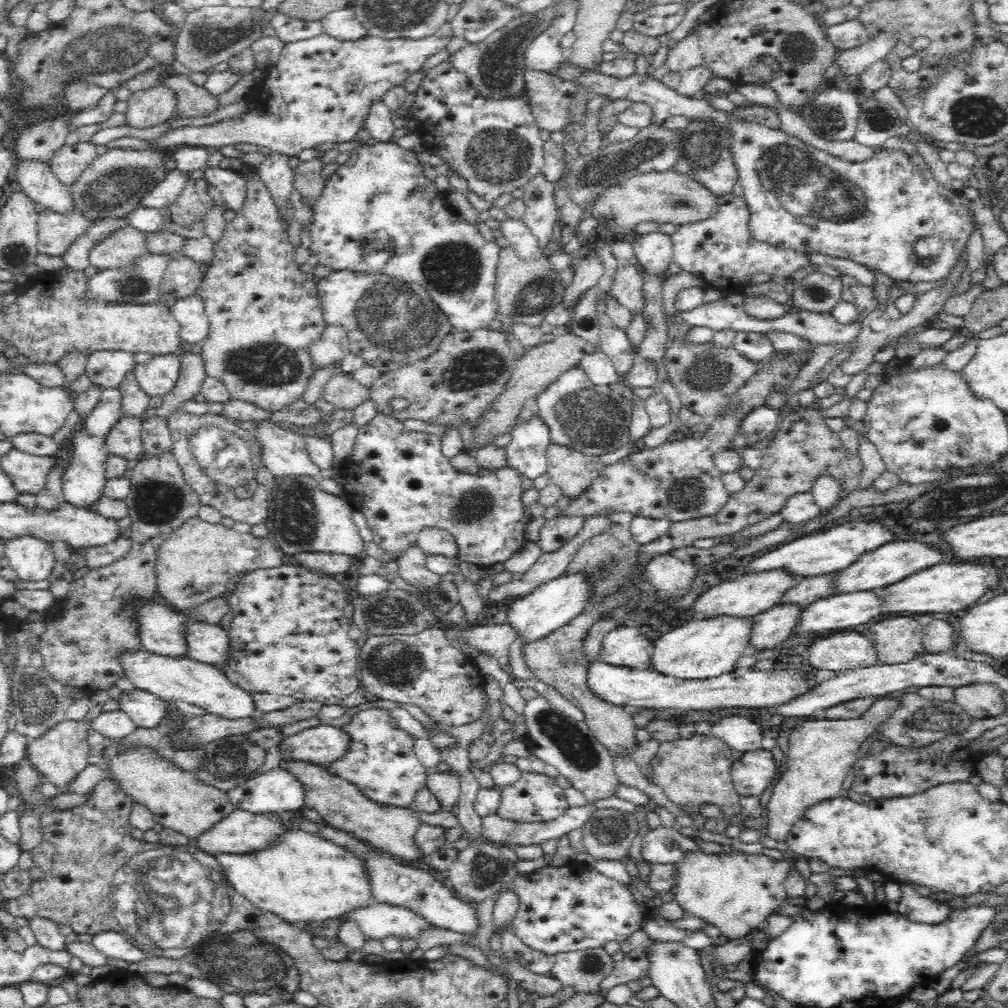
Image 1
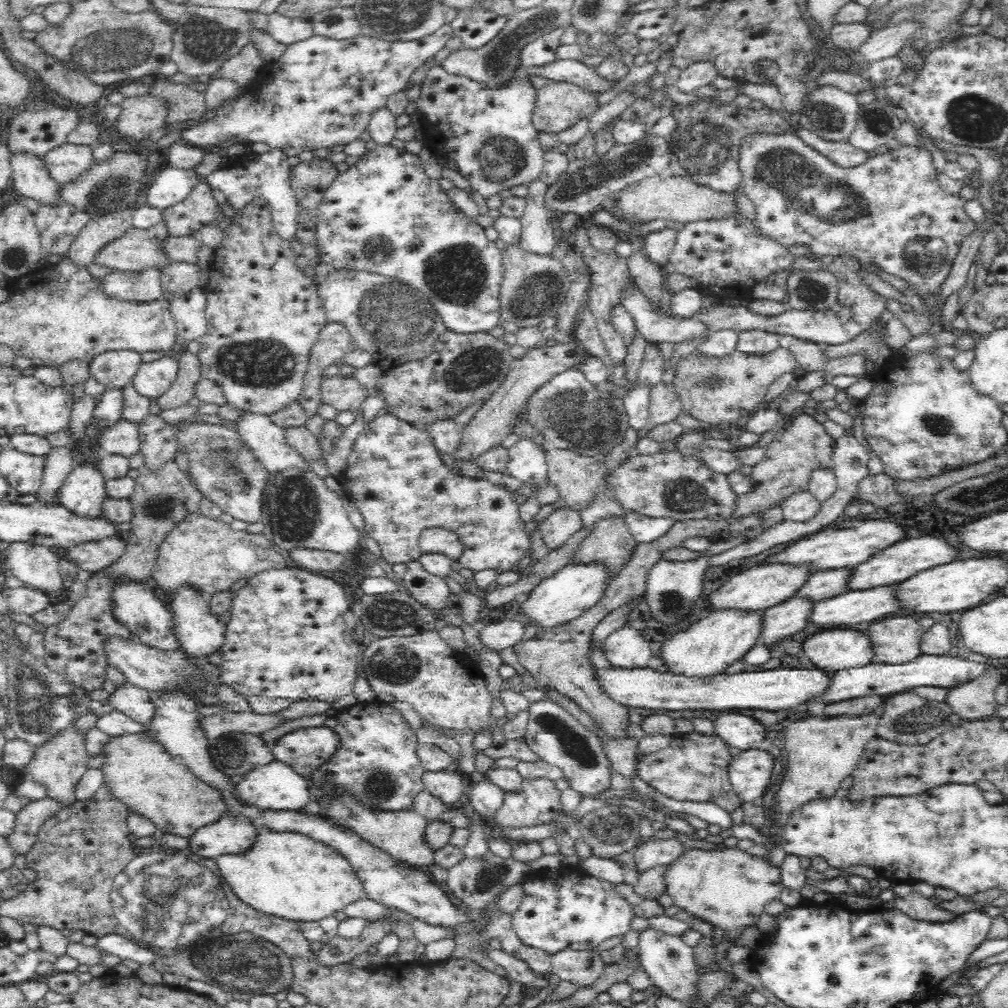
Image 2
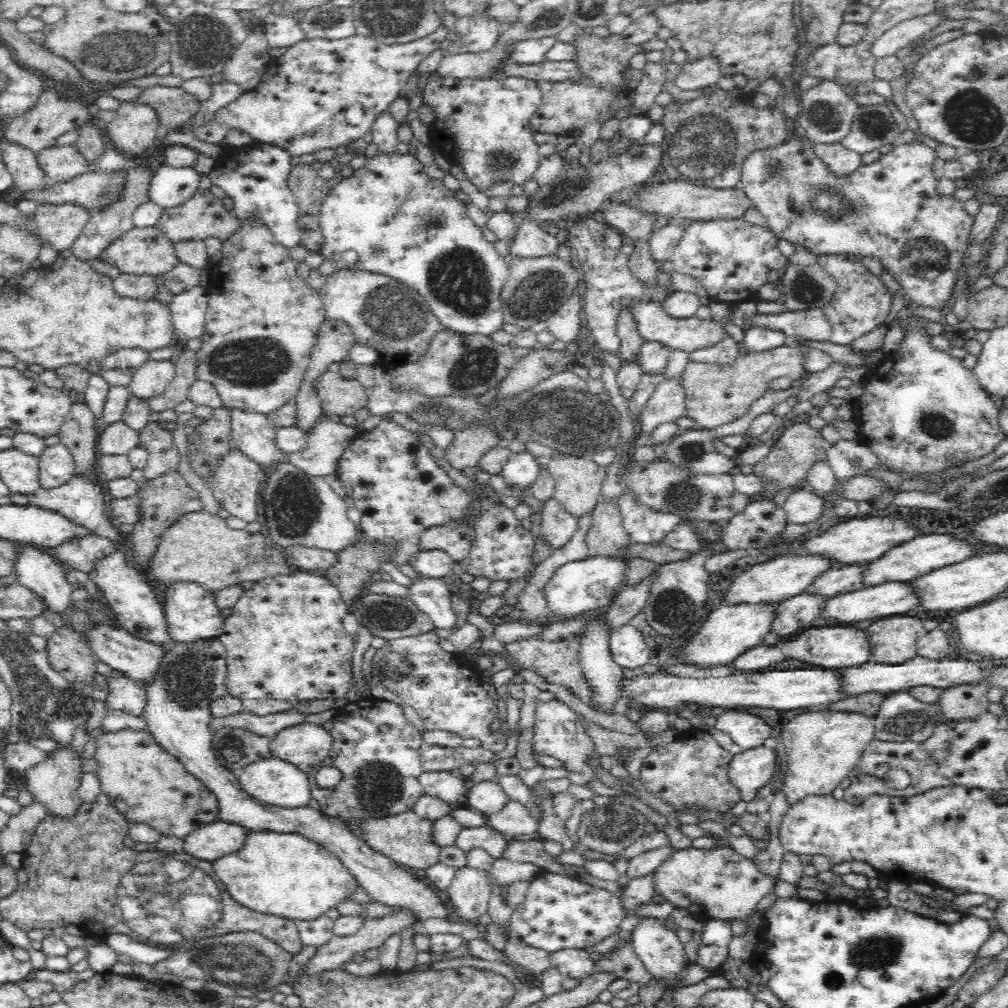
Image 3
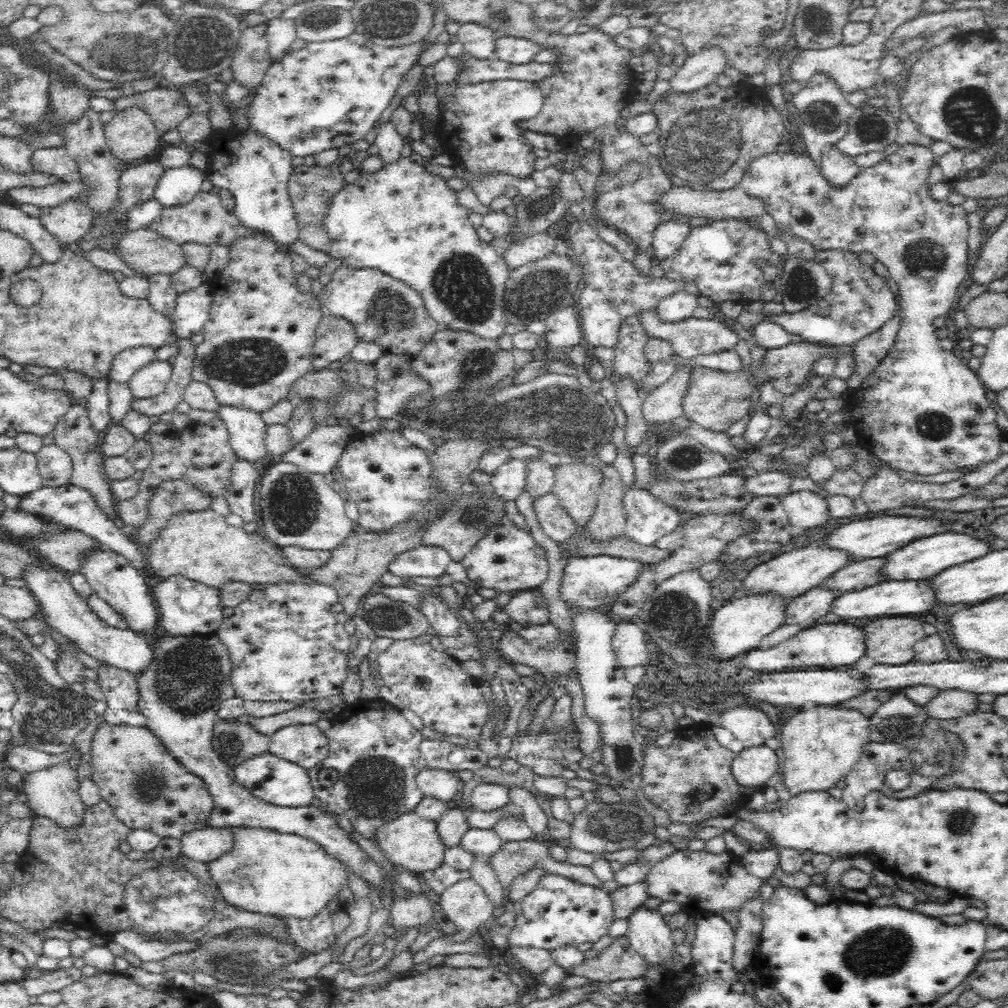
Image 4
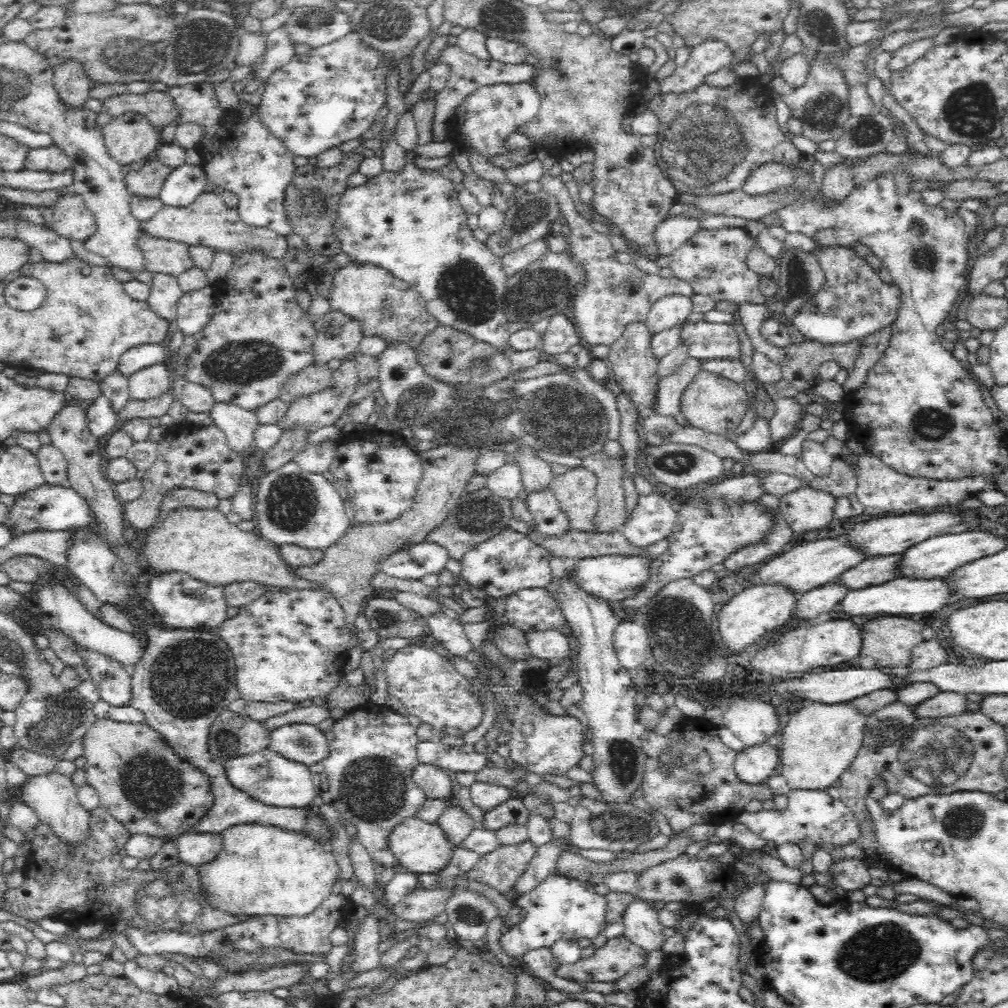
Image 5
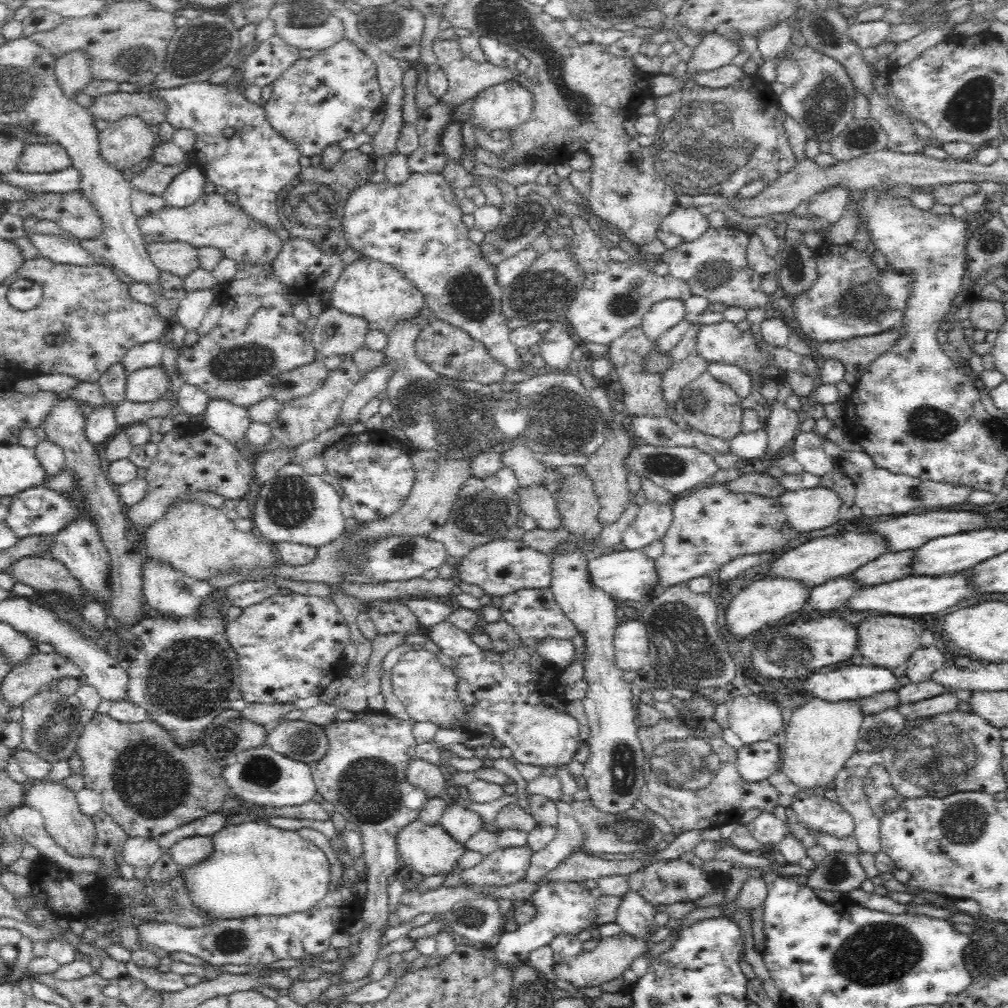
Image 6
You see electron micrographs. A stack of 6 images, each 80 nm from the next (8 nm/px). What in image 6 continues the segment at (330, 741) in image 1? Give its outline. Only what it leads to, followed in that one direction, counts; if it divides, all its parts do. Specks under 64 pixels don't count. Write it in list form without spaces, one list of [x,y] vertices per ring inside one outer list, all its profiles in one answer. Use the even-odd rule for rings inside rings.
[[[304,720],[280,722],[267,734],[265,744],[272,751],[303,764],[322,760],[329,748],[323,726]]]

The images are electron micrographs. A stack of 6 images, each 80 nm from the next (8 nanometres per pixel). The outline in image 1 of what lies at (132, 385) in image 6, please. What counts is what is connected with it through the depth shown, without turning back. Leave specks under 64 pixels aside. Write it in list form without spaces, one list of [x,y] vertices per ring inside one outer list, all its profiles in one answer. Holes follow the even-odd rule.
[[[154,355],[146,364],[137,364],[134,377],[138,387],[150,398],[164,397],[179,380],[181,360],[178,356]]]

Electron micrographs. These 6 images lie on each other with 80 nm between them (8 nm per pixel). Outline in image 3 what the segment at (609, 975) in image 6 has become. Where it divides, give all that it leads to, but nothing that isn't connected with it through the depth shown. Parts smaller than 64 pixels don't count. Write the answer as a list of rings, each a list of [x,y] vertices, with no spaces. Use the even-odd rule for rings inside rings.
[[[620,939],[619,945],[597,960],[594,974],[597,972],[611,972],[616,979],[626,979],[638,986],[646,985],[652,977],[640,957],[634,952],[631,941],[624,939]]]

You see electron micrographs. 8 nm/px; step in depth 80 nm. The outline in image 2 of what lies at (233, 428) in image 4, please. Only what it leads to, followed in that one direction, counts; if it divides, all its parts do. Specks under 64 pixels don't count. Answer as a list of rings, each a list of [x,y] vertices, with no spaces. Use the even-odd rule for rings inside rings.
[[[246,411],[239,416],[236,426],[244,444],[271,477],[292,467],[309,470],[306,459],[285,441],[284,429],[276,426],[269,416]]]

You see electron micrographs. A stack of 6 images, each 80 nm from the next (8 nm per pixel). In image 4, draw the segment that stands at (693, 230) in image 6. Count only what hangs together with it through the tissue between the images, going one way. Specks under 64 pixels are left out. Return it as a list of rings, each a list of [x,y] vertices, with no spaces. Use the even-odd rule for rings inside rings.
[[[671,219],[659,224],[653,232],[653,245],[649,254],[655,262],[671,259],[689,236],[691,226],[688,219]]]

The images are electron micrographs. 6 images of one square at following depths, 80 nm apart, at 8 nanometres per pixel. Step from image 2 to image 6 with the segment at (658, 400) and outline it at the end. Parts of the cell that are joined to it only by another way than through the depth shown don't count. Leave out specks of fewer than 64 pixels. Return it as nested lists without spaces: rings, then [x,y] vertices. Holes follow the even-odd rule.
[[[696,350],[691,352],[684,360],[672,363],[670,368],[662,375],[661,388],[663,391],[664,401],[668,407],[673,408],[673,402],[676,402],[680,392],[700,377],[703,372],[708,370],[709,362],[704,360]]]

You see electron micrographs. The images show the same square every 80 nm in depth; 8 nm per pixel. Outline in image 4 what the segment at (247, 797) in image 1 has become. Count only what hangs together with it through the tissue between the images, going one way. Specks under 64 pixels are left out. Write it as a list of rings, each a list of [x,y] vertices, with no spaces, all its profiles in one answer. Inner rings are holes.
[[[264,752],[246,762],[240,762],[232,770],[238,784],[250,795],[278,807],[309,806],[315,797],[313,787],[310,786],[308,772],[302,766],[283,760],[270,752]]]

